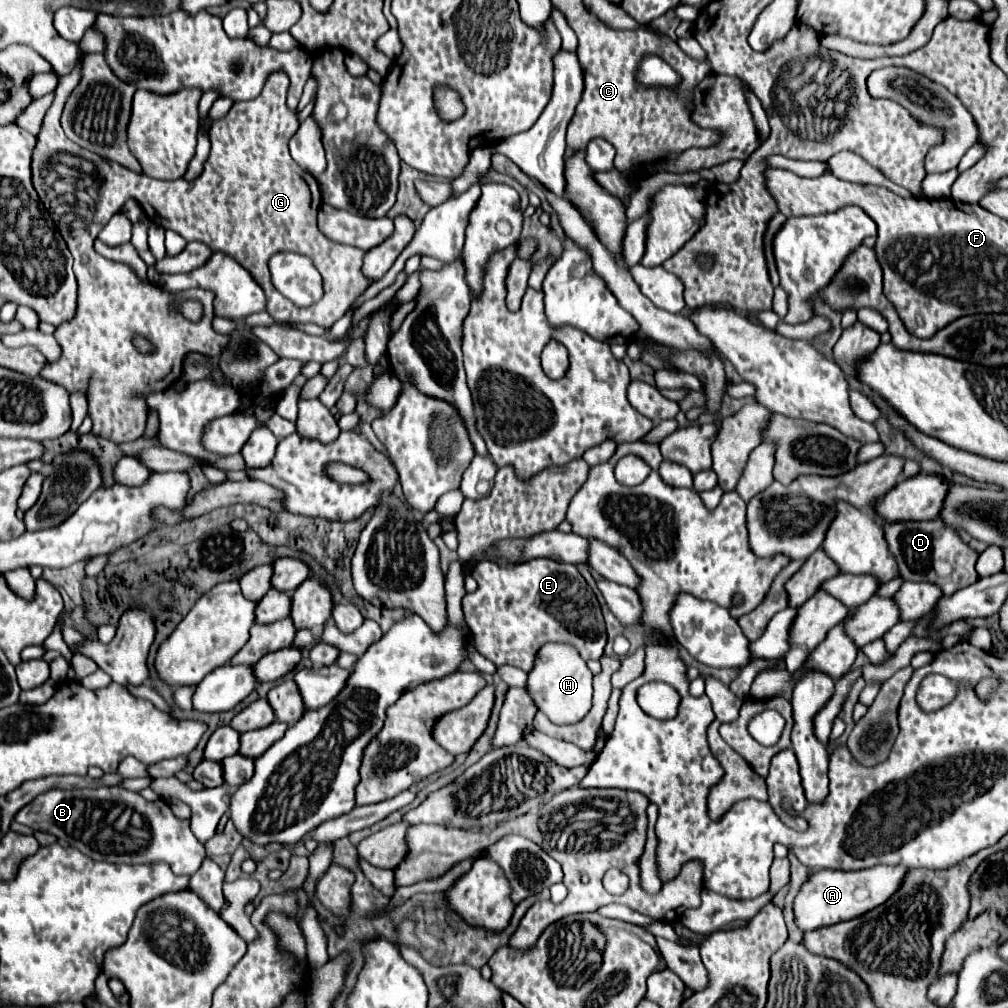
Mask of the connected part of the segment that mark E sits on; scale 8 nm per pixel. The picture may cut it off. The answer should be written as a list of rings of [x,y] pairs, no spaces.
[[[531,560],[531,564],[515,568],[499,568],[497,564],[473,564],[471,576],[477,580],[479,588],[463,596],[465,622],[471,628],[475,650],[491,660],[497,668],[503,664],[517,666],[531,672],[535,666],[535,656],[545,642],[571,642],[579,650],[583,660],[599,660],[607,644],[605,620],[593,590],[587,586],[585,578],[573,564],[559,564],[555,560]]]

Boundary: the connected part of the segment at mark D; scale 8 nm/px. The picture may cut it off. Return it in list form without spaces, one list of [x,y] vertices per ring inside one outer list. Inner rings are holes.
[[[939,518],[937,520],[923,520],[923,522],[915,522],[915,520],[885,522],[885,520],[881,520],[881,524],[885,530],[885,540],[889,544],[889,552],[893,554],[897,568],[899,568],[899,576],[903,580],[931,582],[931,584],[941,586],[945,596],[953,596],[957,590],[971,586],[979,578],[977,570],[975,570],[975,562],[979,558],[979,552],[973,550],[969,544],[965,544],[953,528],[945,526],[943,520],[939,520]],[[933,560],[947,560],[953,566],[953,572],[945,578],[937,576],[933,570]]]

